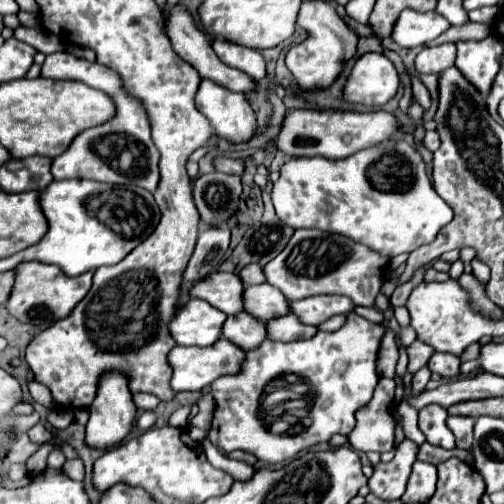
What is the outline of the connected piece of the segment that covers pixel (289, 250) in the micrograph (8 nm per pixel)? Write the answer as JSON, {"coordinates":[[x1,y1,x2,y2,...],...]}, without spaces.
{"coordinates":[[302,228,296,230,286,248,264,266,264,274,266,280,280,288,292,302,318,294,342,294,352,298,356,306,374,306,388,264,390,258,382,258,368,246,362,246,346,236]]}

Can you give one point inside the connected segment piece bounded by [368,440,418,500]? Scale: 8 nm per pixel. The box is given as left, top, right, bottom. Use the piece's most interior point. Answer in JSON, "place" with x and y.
{"place":[387,482]}

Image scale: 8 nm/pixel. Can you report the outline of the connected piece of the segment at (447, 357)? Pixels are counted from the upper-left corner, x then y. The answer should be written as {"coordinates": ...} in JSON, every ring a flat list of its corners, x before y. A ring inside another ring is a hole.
{"coordinates":[[434,352,434,356,428,362,428,368,440,376,458,376,460,374,458,366,460,366,460,358,446,352]]}

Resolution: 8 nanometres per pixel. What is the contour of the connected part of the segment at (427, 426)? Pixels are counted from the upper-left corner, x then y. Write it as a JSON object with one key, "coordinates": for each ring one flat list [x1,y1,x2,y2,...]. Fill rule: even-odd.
{"coordinates":[[430,404,430,406,420,410,418,428,426,436,426,442,452,450,452,448,456,448,454,446,454,434,446,426,446,416,448,414,446,414,446,410,442,406]]}

